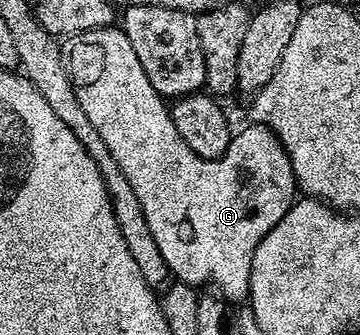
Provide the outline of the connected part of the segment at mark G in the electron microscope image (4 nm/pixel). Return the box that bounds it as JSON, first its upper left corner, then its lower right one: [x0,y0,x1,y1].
[65,28,297,303]

